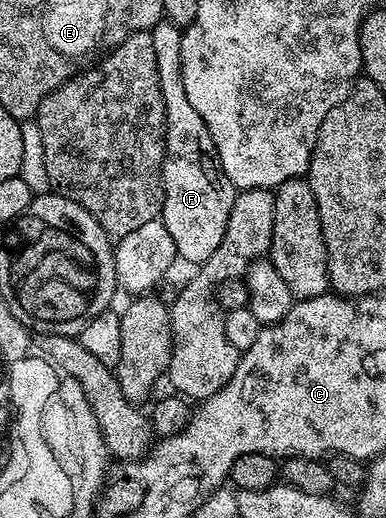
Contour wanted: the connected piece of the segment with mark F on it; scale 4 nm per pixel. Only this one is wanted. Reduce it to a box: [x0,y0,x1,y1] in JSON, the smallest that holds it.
[151,20,239,264]

